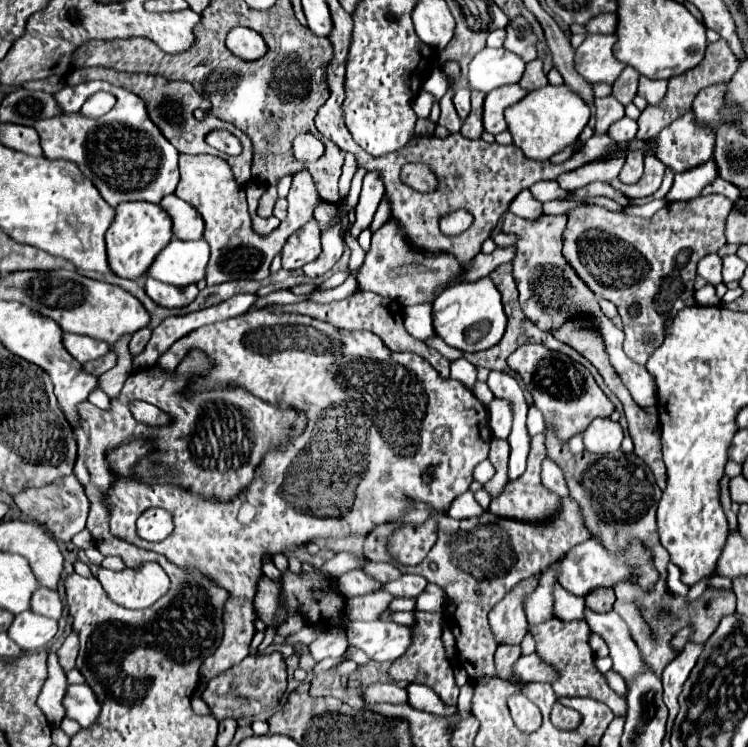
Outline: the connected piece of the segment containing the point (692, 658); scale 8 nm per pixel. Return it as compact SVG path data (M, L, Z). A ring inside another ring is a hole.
M688 642L685 650L681 652L662 672L661 680L664 684L664 704L670 710L670 718L668 718L668 728L674 722L676 714L678 714L678 696L682 692L682 686L688 678L688 674L692 672L698 656L703 650L703 643L696 644Z

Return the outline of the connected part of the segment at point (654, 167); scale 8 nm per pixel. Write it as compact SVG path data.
M648 154L646 156L646 170L644 170L644 176L642 176L642 180L638 184L624 184L620 180L612 180L612 186L618 188L620 192L624 192L628 198L652 196L654 190L658 190L660 184L662 184L664 170L666 170L666 166L658 158Z

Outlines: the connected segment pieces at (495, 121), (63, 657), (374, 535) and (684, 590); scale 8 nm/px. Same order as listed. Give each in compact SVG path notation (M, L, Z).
M510 84L510 86L502 86L502 88L492 90L484 102L484 128L486 128L486 132L490 132L490 134L504 132L508 128L508 124L504 120L504 110L508 106L520 102L526 94L528 94L528 90L522 90L518 84Z
M74 632L64 640L62 648L58 650L60 656L60 666L64 668L64 674L68 674L74 668L76 656L78 656L78 636L74 636Z
M392 522L374 528L368 534L368 540L366 540L366 546L364 546L364 556L372 562L392 560L390 554L388 554L388 538L390 538L390 534L394 534L394 530L396 528L392 526Z
M672 562L668 564L668 576L666 576L666 588L676 594L676 596L686 596L688 594L688 586L682 586L680 582L680 570Z

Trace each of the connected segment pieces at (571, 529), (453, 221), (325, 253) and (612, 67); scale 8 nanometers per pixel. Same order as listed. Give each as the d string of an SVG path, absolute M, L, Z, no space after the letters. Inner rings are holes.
M570 496L562 498L562 512L544 524L516 522L490 512L472 520L454 520L446 514L434 518L438 522L438 542L434 544L434 550L430 550L420 564L406 566L404 574L422 574L428 582L444 588L450 600L450 616L458 622L458 626L452 626L452 632L456 636L460 666L472 680L492 678L496 676L494 652L498 642L490 630L488 612L520 580L544 572L550 562L558 560L558 556L588 540L592 534L586 530L578 504ZM432 562L436 564L436 570L430 568Z
M456 210L440 218L440 228L442 232L448 232L448 234L464 232L470 224L472 224L472 216L466 210Z
M320 202L314 210L314 220L318 222L320 232L322 232L322 254L314 262L310 262L302 268L308 278L322 276L344 254L344 240L342 240L344 222L338 214L338 206L328 204L328 202Z
M588 34L580 48L576 48L576 70L588 82L606 82L614 84L618 74L626 68L626 64L618 62L612 54L612 46L616 42L616 34Z

